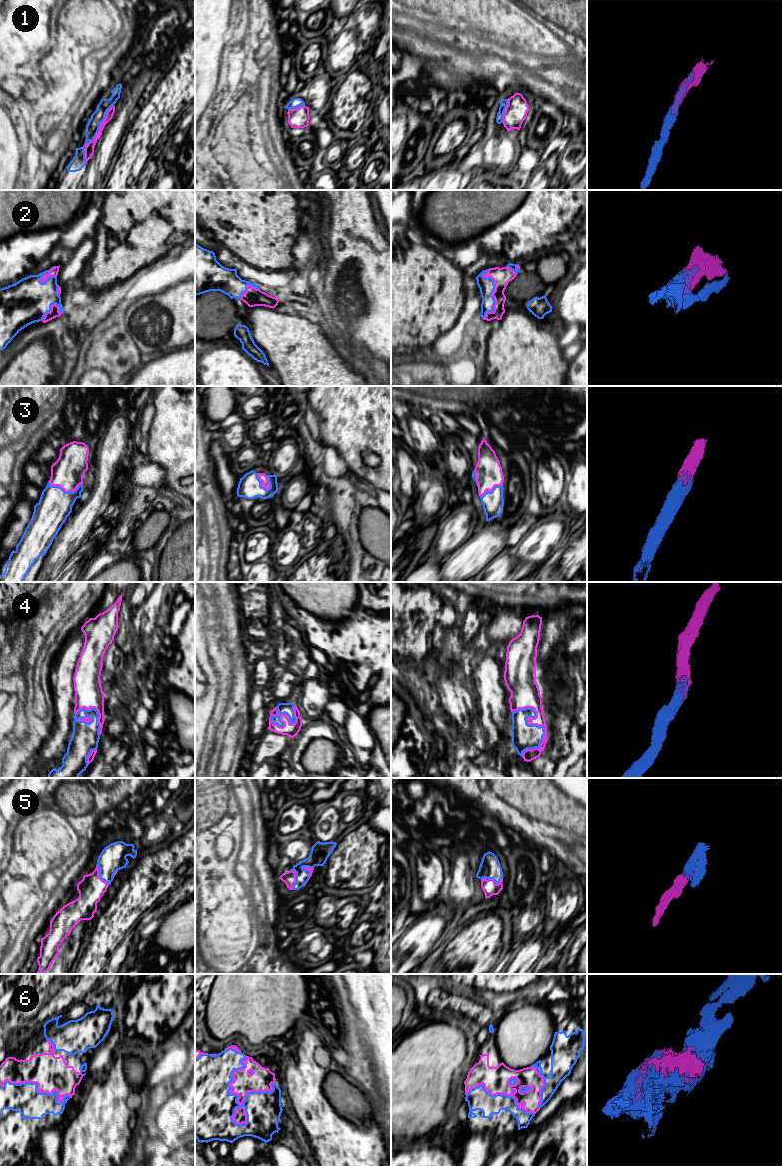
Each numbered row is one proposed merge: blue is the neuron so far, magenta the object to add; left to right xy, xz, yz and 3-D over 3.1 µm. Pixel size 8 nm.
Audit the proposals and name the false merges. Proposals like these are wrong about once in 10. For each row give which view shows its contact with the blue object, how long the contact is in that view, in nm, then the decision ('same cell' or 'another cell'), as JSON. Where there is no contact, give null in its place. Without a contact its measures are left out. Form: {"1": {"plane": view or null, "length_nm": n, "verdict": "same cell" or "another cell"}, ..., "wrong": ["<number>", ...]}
{"1": {"plane": "xy", "length_nm": 400, "verdict": "same cell"}, "2": {"plane": "yz", "length_nm": 420, "verdict": "same cell"}, "3": {"plane": "xy", "length_nm": 280, "verdict": "same cell"}, "4": {"plane": "yz", "length_nm": 420, "verdict": "same cell"}, "5": {"plane": "yz", "length_nm": 180, "verdict": "same cell"}, "6": {"plane": "xz", "length_nm": 550, "verdict": "same cell"}, "wrong": []}

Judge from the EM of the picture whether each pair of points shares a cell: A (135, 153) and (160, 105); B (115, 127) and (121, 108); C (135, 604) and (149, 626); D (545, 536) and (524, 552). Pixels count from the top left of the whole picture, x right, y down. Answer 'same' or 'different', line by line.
A: same
B: same
C: different
D: same

